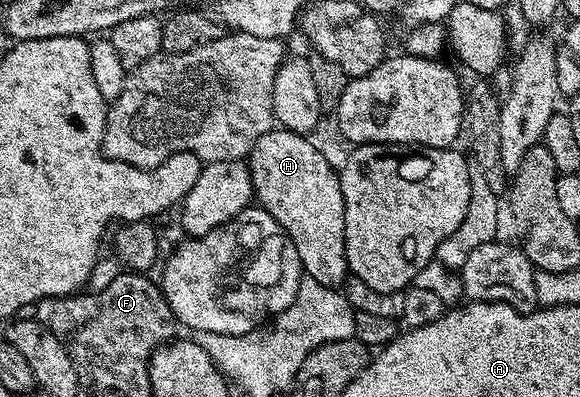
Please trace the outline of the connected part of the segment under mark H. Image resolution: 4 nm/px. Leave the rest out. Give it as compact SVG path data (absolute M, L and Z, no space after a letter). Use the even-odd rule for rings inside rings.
M284 128L268 130L253 145L247 165L253 181L253 197L260 209L266 210L283 228L285 235L295 244L304 277L319 280L319 284L334 288L344 287L345 278L350 277L345 255L345 205L338 171L321 155L315 143L306 135L296 134Z

